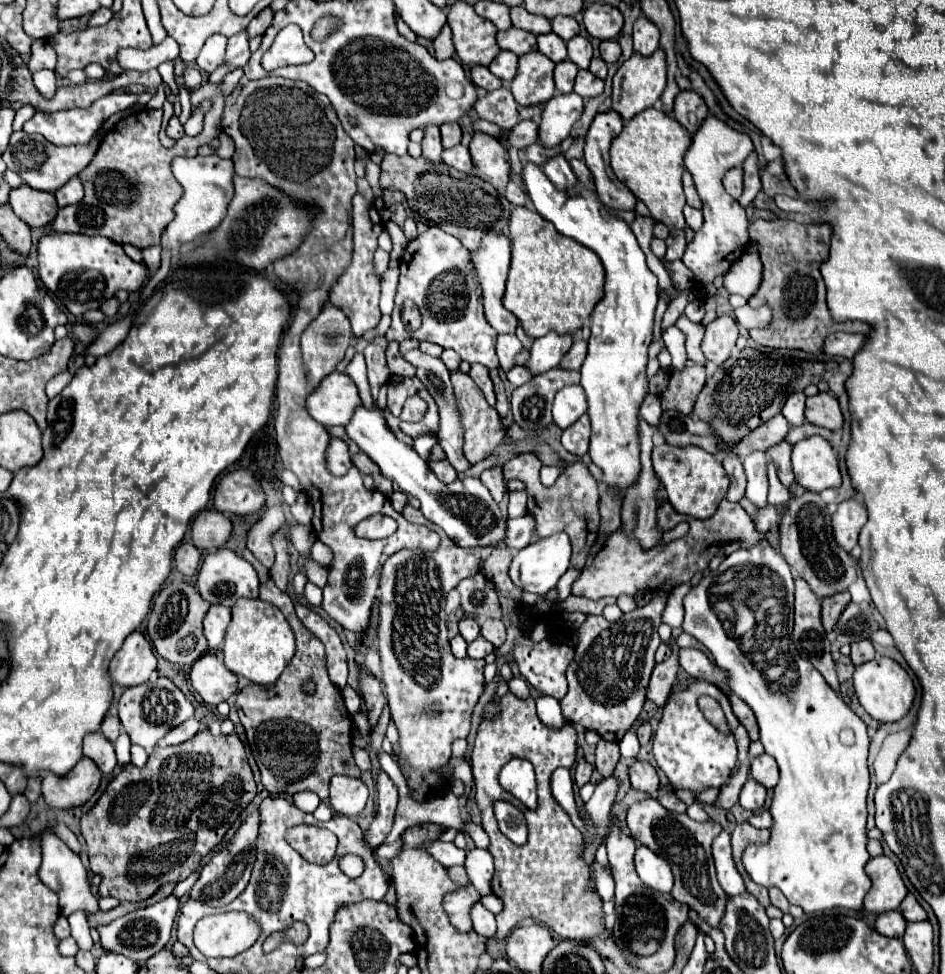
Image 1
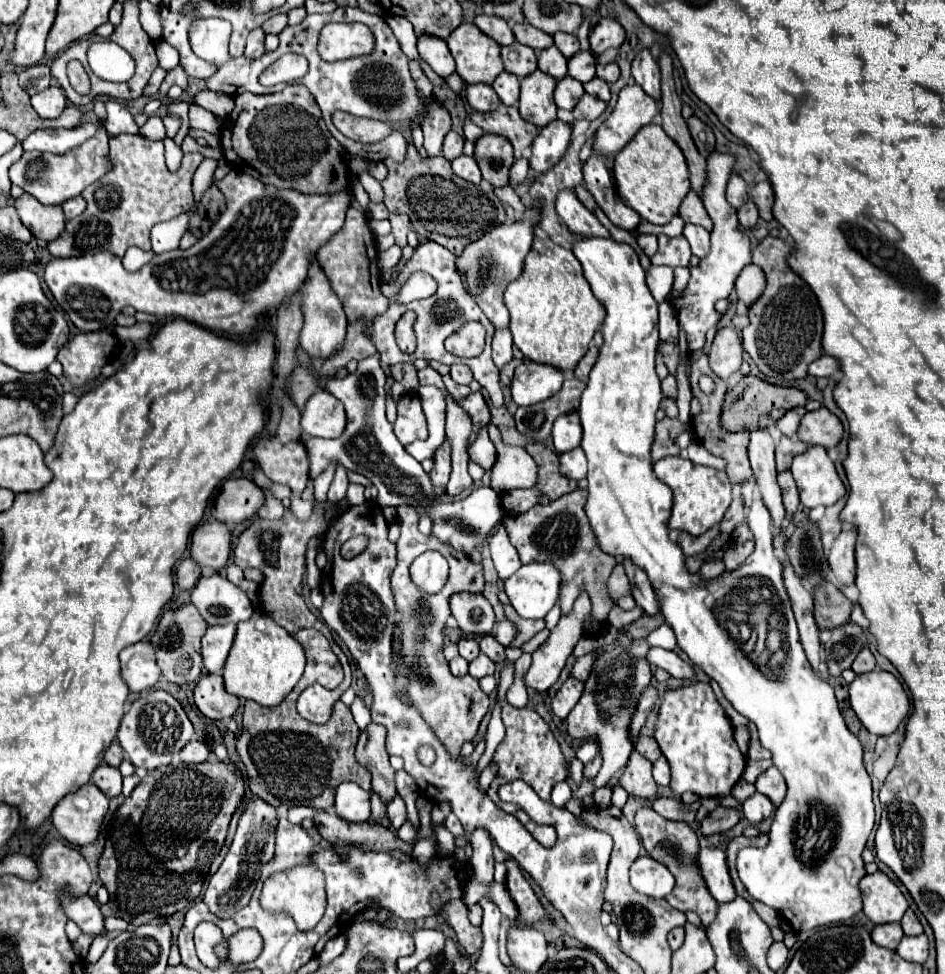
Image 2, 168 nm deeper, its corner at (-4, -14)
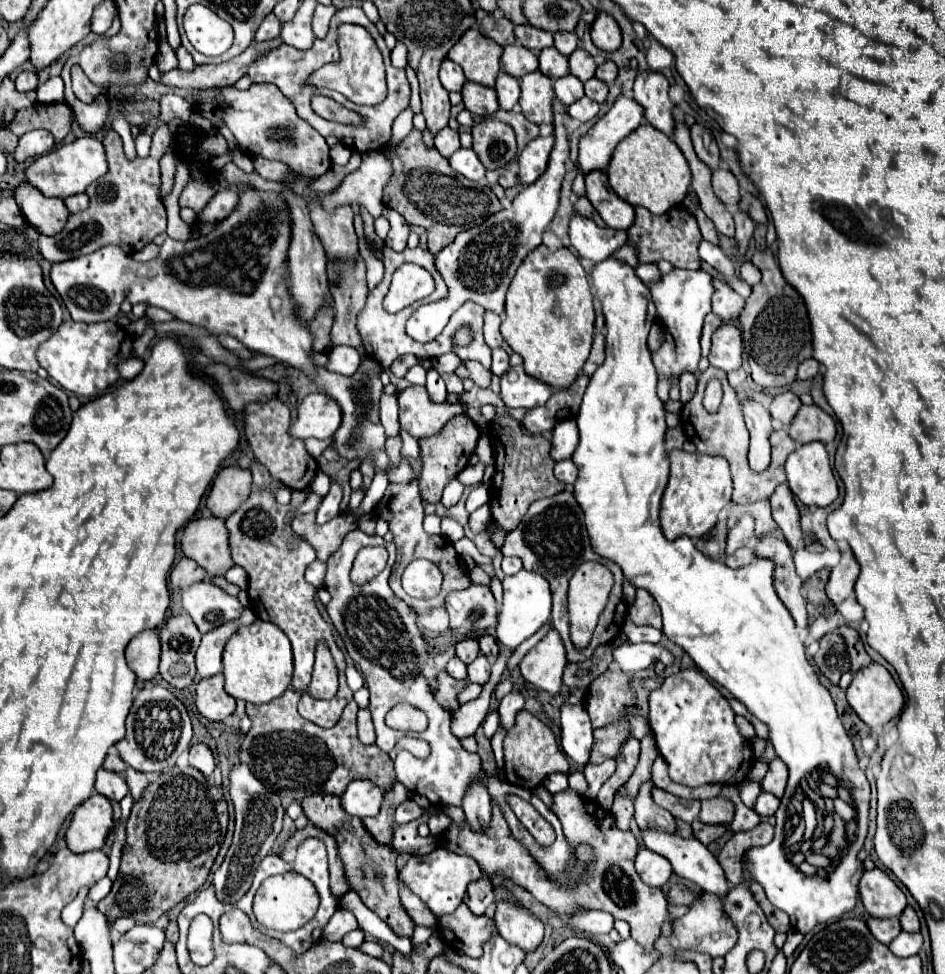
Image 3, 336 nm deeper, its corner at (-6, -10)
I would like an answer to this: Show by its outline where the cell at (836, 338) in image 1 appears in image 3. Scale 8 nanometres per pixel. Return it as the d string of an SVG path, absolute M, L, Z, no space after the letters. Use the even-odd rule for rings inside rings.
M805 359L803 363L799 363L795 379L797 379L797 381L805 381L805 379L813 379L813 377L817 375L817 371L819 371L819 363L817 363L815 359Z

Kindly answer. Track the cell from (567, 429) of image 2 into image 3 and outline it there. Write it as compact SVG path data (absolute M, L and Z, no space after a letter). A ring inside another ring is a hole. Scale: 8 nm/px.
M565 419L563 423L557 423L551 441L551 459L553 461L569 459L577 443L579 443L579 433L575 427L575 419Z

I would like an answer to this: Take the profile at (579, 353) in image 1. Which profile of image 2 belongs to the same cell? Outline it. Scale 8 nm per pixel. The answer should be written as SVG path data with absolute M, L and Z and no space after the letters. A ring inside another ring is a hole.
M591 345L589 347L589 351L587 351L587 355L577 363L577 367L575 367L575 377L579 379L579 381L587 381L587 377L589 377L589 371L591 371L591 367L595 365L595 359L597 359L597 353L599 353L599 349L595 347L595 345Z

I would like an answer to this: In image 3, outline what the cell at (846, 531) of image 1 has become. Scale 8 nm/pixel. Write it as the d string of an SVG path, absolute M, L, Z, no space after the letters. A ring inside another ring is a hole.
M843 551L839 565L833 567L825 587L825 593L835 607L839 607L849 595L853 595L853 585L857 575L859 575L859 563L851 555L851 551Z

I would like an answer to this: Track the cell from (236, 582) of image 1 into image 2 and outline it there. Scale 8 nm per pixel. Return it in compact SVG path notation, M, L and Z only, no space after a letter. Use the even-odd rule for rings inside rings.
M221 573L203 575L191 591L191 603L209 625L247 621L255 611L247 593Z

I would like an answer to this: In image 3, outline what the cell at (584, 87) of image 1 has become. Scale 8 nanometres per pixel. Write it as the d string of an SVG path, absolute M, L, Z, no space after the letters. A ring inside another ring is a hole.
M581 97L579 101L575 101L573 105L569 105L569 107L567 107L567 113L569 113L573 119L577 119L577 121L585 123L585 121L593 119L593 117L599 113L599 103L595 103L593 99Z

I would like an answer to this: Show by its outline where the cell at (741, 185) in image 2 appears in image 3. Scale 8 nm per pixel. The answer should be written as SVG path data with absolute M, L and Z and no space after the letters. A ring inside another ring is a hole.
M717 169L713 173L713 181L711 183L713 183L713 191L719 197L719 201L725 207L735 209L737 203L739 203L739 185L737 185L737 179L731 175L731 171Z

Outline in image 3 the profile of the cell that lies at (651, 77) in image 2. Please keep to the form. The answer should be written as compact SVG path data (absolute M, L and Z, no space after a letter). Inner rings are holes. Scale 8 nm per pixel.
M639 73L635 79L633 93L635 101L643 107L647 123L657 127L665 135L673 135L675 103L669 99L669 81L661 73Z

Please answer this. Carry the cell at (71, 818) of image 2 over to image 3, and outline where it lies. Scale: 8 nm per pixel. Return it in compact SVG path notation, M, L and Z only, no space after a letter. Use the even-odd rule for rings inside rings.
M95 793L75 809L71 825L65 833L67 847L73 853L101 849L111 829L113 829L111 803L109 799L101 799L101 795Z

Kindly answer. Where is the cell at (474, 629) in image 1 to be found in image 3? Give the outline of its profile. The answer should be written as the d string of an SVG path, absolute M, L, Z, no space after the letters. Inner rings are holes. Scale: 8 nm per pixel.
M463 639L463 641L459 641L457 647L455 647L455 655L457 655L465 665L469 665L469 663L479 655L477 639Z

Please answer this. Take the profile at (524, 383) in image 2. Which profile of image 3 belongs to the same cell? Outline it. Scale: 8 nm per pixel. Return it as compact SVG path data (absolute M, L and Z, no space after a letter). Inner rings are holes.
M521 365L509 367L507 373L501 375L501 399L507 407L533 409L547 403L551 393L551 387L543 387L543 383L527 379L527 373Z

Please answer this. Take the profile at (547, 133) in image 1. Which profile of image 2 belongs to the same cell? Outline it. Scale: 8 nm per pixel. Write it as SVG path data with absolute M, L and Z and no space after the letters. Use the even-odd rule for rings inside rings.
M559 119L543 127L543 131L535 137L531 147L531 157L529 157L531 167L537 173L545 173L551 167L555 167L565 155L565 149L569 147L571 133L573 133L573 125Z

